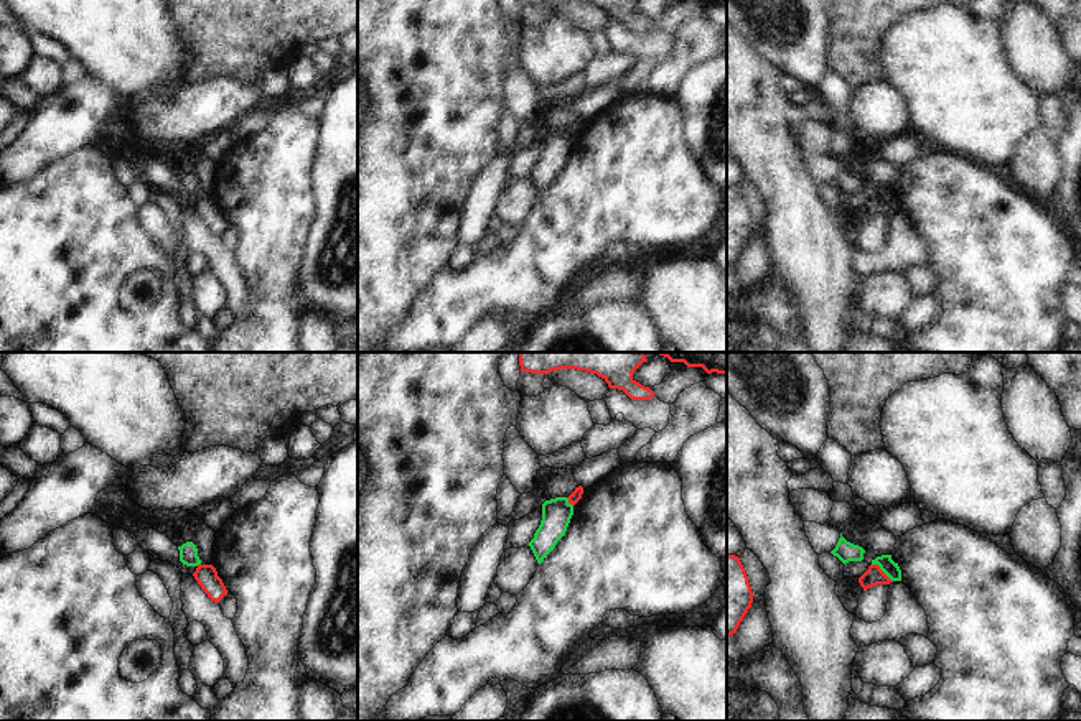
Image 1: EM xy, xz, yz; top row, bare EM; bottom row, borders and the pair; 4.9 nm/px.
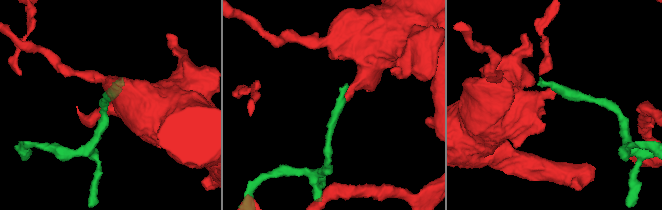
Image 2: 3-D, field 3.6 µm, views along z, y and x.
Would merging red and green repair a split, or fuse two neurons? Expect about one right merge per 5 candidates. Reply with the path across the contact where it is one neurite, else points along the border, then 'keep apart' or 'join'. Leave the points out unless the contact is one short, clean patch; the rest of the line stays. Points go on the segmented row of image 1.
border yz (872, 563), (892, 580); keep apart

